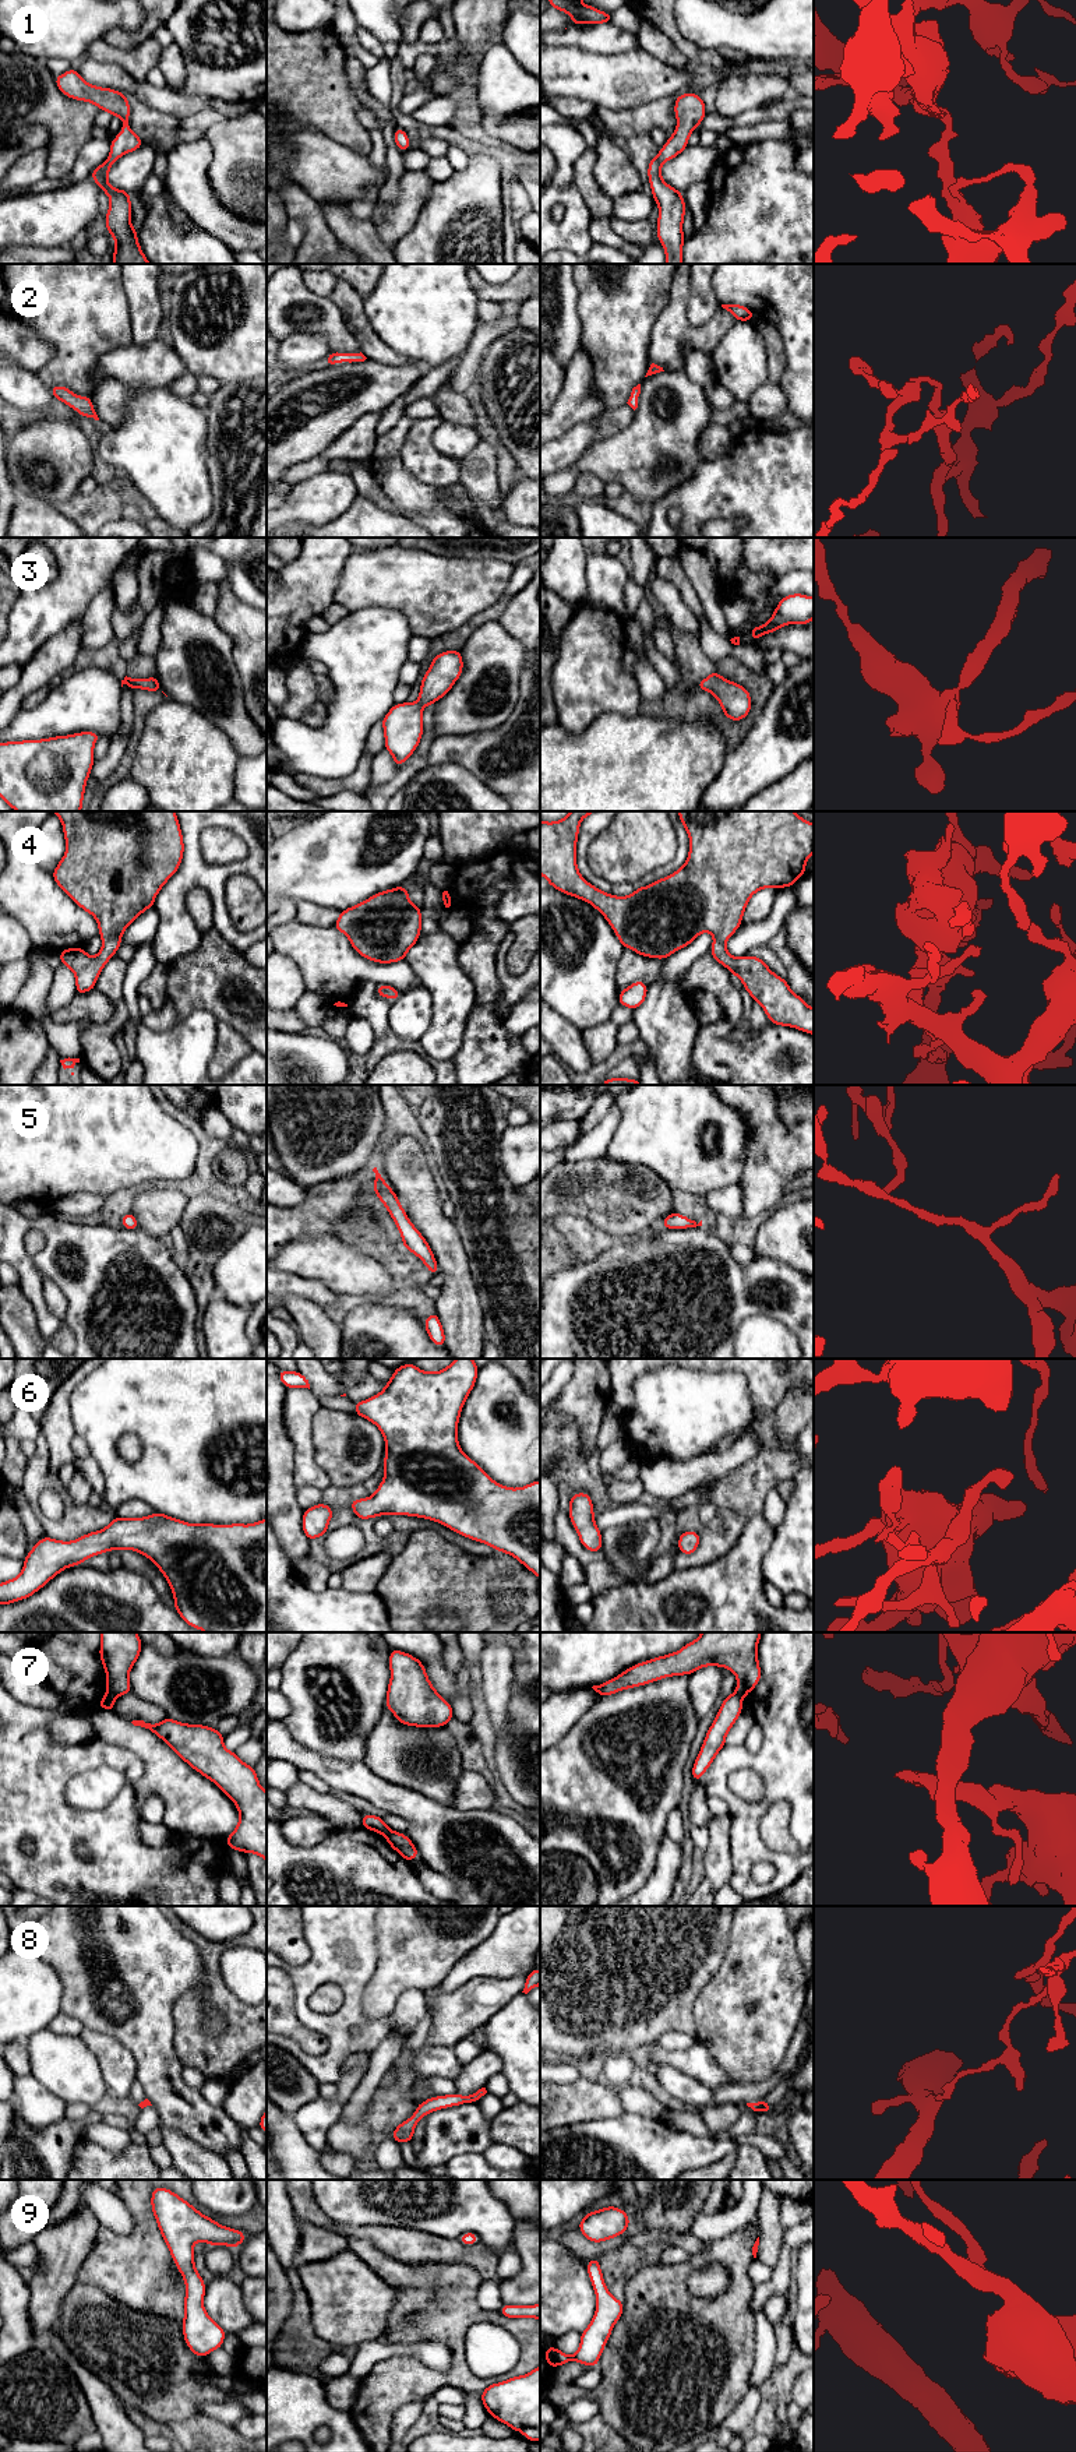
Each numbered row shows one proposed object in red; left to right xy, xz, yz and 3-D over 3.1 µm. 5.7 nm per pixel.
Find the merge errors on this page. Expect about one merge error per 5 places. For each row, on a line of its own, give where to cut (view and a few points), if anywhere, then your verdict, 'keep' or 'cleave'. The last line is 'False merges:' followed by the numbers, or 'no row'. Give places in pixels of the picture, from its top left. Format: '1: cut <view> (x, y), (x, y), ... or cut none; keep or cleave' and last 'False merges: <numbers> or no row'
1: cut none; keep
2: cut none; keep
3: cut none; keep
4: cut none; keep
5: cut none; keep
6: cut none; keep
7: cut xy (108, 1690), (116, 1695); cleave
8: cut none; keep
9: cut none; keep
False merges: 7

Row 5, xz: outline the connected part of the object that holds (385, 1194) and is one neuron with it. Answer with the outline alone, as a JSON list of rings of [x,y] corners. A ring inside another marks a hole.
[[[374,1167],[373,1172],[375,1173],[373,1186],[374,1192],[378,1199],[385,1205],[388,1213],[392,1216],[396,1227],[399,1229],[403,1241],[402,1247],[417,1255],[424,1262],[424,1266],[428,1268],[431,1276],[438,1273],[438,1265],[427,1240],[413,1226],[405,1209],[402,1208],[396,1194],[385,1183],[377,1167]]]

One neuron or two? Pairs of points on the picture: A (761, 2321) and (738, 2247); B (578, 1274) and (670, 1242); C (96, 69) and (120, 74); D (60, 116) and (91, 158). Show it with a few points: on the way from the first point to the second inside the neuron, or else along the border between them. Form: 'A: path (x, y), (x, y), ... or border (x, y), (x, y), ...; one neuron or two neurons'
A: border (752, 2315), (754, 2349); two neurons
B: path (600, 1271), (614, 1265), (642, 1261), (648, 1257); one neuron
C: path (102, 74), (115, 74); one neuron
D: border (92, 137), (80, 150), (67, 175); two neurons

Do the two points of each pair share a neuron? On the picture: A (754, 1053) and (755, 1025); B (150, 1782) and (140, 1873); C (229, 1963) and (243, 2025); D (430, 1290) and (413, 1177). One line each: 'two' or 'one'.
A: two
B: two
C: two
D: two

